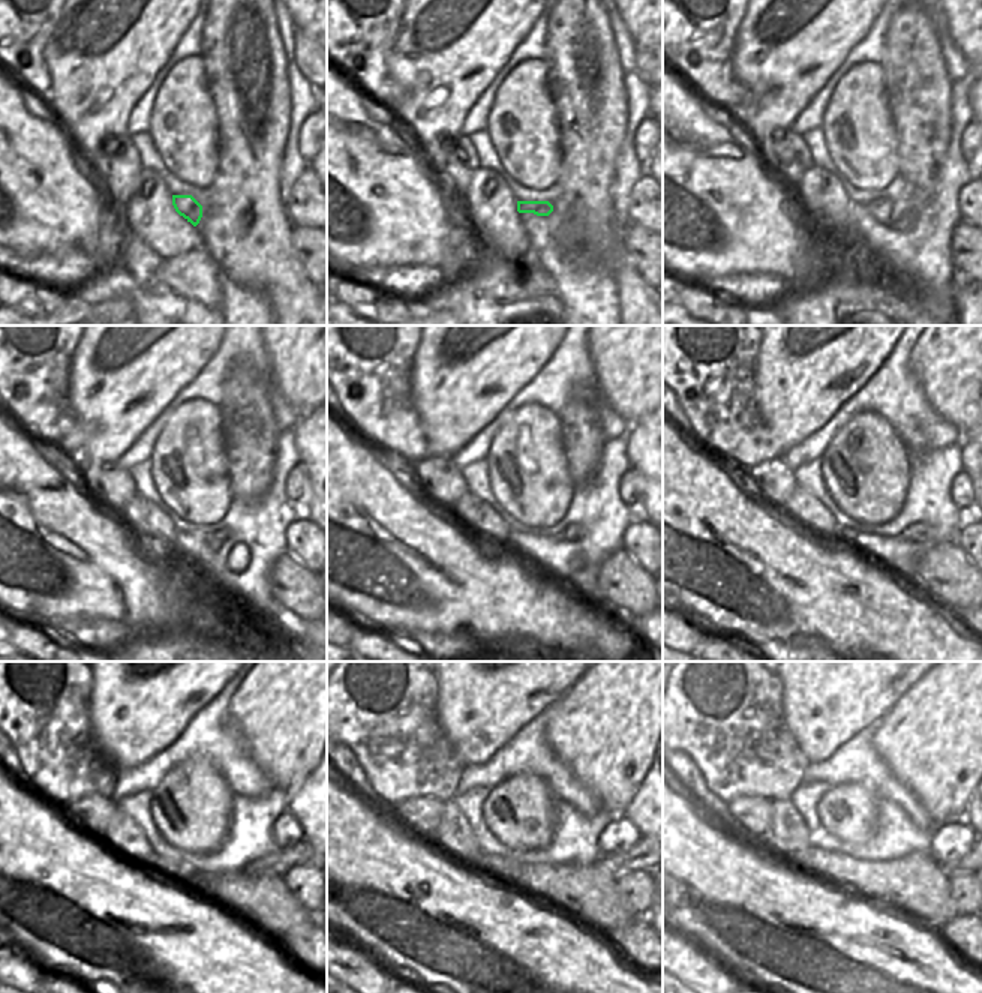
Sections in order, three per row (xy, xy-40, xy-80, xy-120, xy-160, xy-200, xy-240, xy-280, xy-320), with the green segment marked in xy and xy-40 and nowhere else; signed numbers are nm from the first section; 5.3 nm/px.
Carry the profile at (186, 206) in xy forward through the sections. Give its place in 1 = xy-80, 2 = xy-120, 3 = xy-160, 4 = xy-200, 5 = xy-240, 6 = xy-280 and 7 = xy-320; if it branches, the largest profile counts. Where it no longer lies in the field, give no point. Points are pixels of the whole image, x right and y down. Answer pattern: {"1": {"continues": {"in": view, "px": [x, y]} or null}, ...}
{"1": {"continues": {"in": "xy-80", "px": [880, 209]}}, "2": {"continues": {"in": "xy-120", "px": [213, 540]}}, "3": {"continues": {"in": "xy-160", "px": [573, 531]}}, "4": {"continues": {"in": "xy-200", "px": [919, 533]}}, "5": {"continues": {"in": "xy-240", "px": [281, 860]}}, "6": {"continues": {"in": "xy-280", "px": [631, 860]}}, "7": {"continues": {"in": "xy-320", "px": [967, 864]}}}

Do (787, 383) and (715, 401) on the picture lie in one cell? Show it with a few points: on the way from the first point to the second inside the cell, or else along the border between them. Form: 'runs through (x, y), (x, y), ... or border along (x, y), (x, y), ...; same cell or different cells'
border along (756, 357), (754, 402), (766, 425); different cells

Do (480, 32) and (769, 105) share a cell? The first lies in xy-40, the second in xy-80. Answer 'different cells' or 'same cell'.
same cell

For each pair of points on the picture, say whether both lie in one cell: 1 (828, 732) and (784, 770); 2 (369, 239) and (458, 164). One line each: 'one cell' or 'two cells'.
1: two cells
2: two cells

